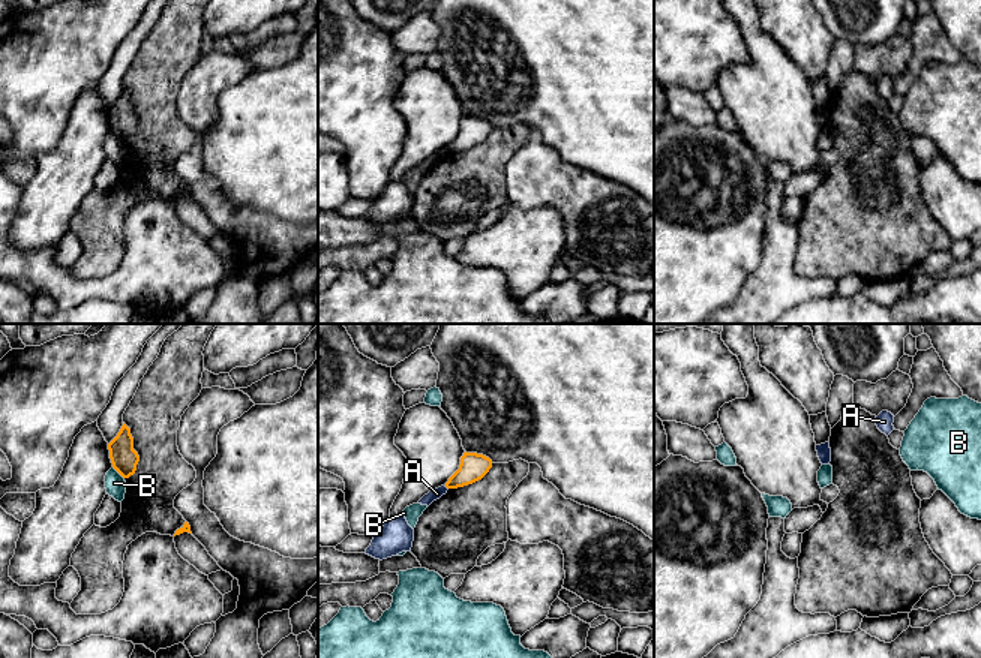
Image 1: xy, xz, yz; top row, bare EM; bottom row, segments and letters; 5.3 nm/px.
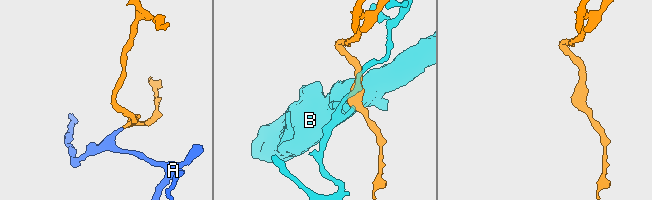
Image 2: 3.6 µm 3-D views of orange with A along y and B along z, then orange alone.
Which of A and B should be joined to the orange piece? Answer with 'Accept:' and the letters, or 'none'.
Accept: none

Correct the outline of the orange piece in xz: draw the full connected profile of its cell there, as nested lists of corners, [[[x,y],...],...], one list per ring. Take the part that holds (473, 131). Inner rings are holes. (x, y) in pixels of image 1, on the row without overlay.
[[[464,117],[459,133],[446,147],[447,153],[458,153],[482,144],[492,132],[492,124],[483,118]]]

